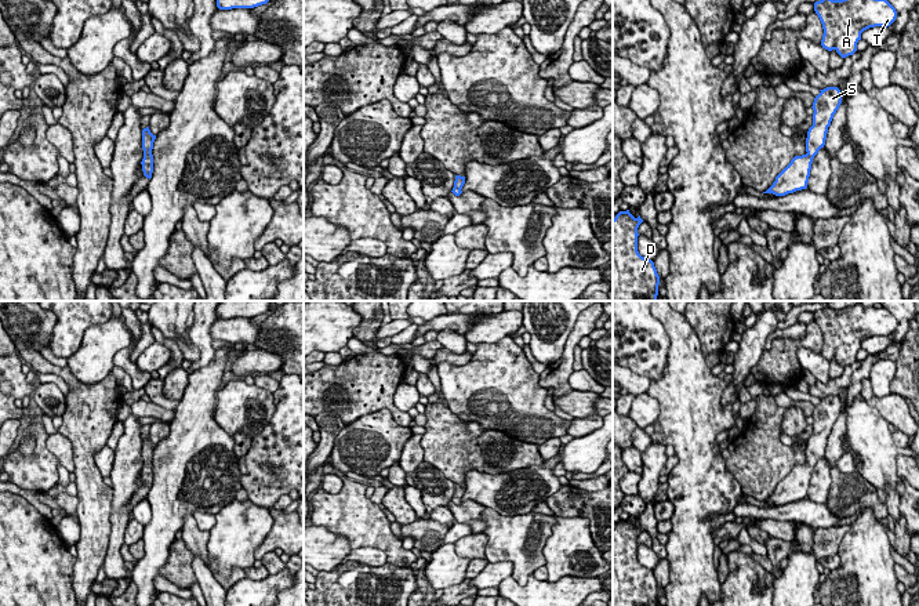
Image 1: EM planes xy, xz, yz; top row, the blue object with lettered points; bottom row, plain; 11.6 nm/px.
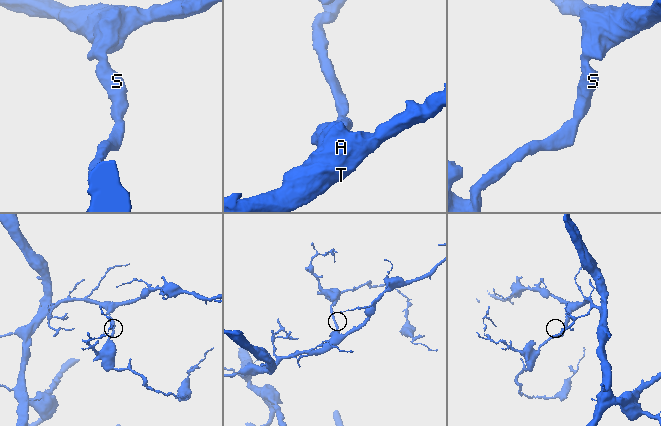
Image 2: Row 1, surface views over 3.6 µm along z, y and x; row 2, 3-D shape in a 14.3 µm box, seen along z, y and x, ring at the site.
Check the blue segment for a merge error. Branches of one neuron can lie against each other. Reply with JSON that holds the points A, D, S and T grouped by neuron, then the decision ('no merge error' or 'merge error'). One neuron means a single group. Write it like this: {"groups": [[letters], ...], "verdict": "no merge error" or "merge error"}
{"groups": [["A", "D", "S", "T"]], "verdict": "no merge error"}

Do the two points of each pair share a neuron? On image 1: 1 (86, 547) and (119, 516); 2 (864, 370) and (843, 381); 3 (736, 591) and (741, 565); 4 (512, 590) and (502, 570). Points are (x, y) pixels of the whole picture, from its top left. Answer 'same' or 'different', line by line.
1: different
2: different
3: same
4: different

